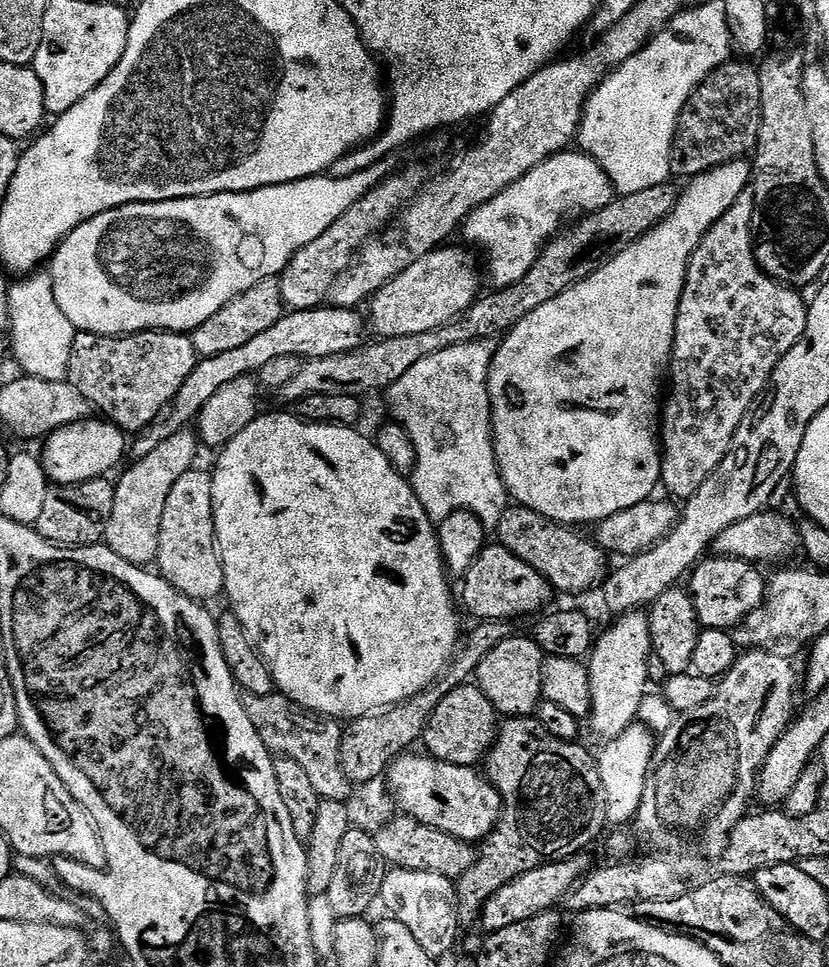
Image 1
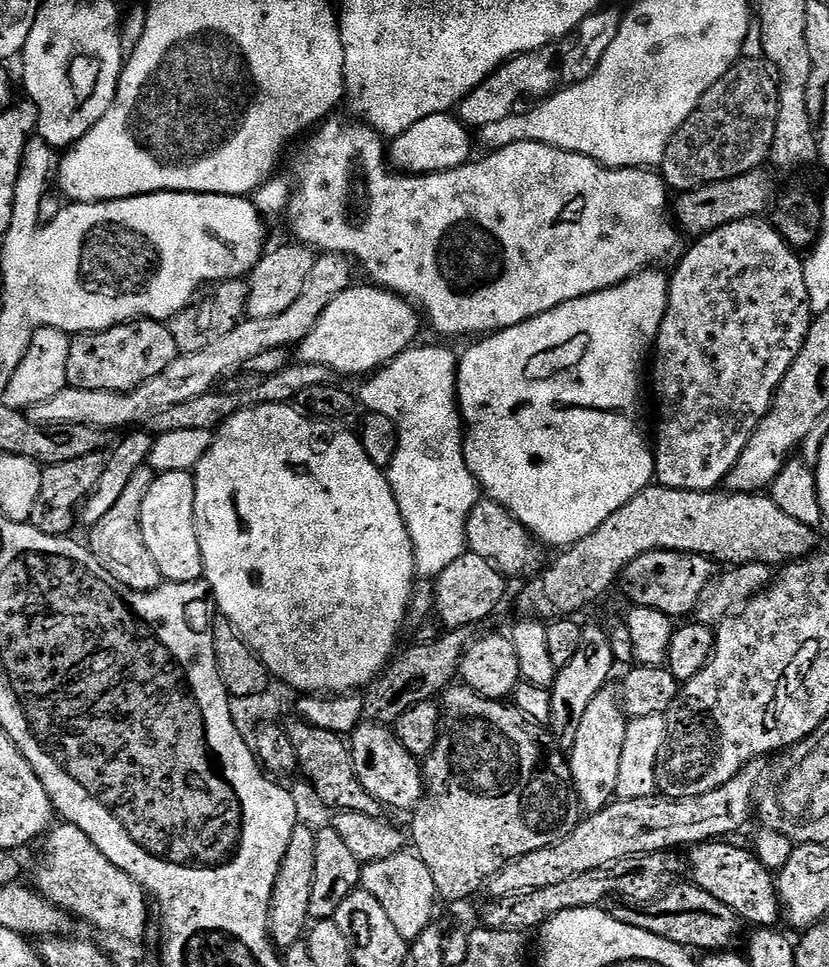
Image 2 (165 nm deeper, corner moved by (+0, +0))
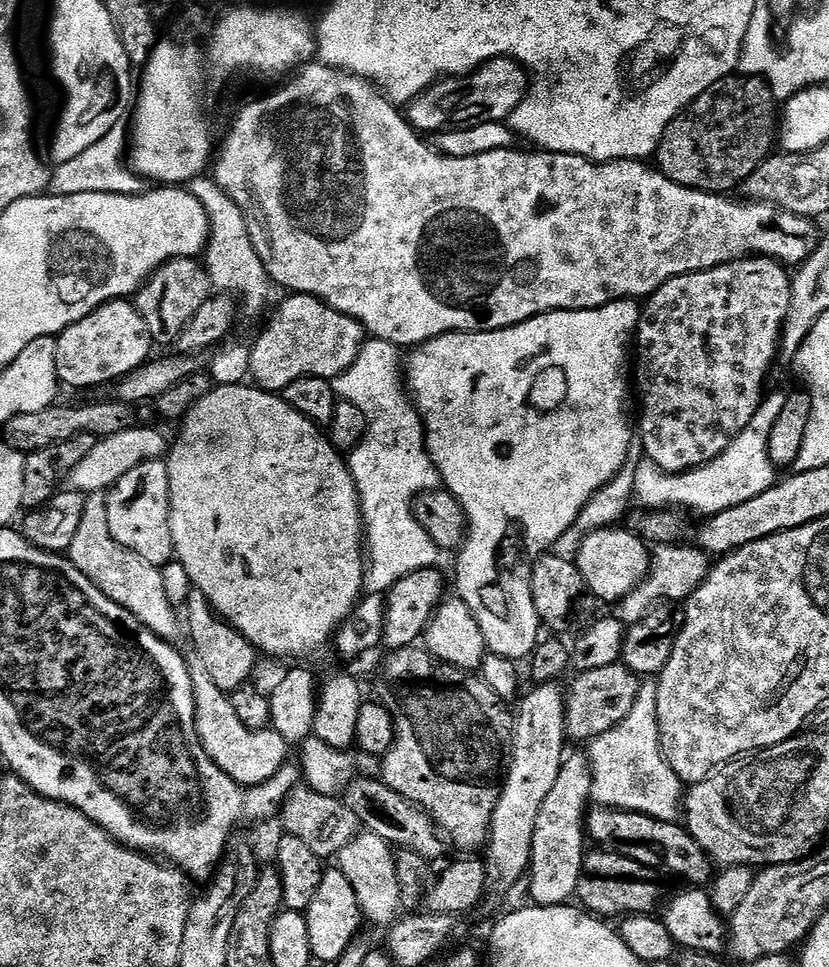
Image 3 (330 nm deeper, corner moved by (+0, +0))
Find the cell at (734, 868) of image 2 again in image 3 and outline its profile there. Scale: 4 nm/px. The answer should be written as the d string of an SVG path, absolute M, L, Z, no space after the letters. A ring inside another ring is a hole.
M596 806L587 813L586 832L591 843L593 840L594 843L609 848L609 853L632 860L657 873L669 872L672 876L681 876L682 879L689 880L689 885L704 886L713 879L713 861L688 833L687 827L671 820L655 820L637 812L621 812L615 808Z

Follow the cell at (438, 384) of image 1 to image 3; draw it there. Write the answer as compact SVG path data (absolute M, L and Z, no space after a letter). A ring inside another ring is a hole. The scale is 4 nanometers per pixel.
M370 338L365 341L364 349L358 354L358 358L352 365L349 366L342 375L336 377L332 381L332 388L336 391L337 397L343 403L353 404L358 410L362 410L362 414L368 419L368 431L365 432L363 440L351 449L350 455L347 457L346 463L350 474L356 483L356 493L360 496L360 509L362 511L362 519L364 521L364 531L366 533L366 556L370 563L366 568L366 588L372 594L387 594L391 592L393 586L402 578L406 578L410 574L414 574L423 568L435 568L438 561L436 559L442 556L441 549L437 548L436 544L430 538L430 534L426 534L424 527L416 520L414 511L414 501L416 497L424 495L426 492L435 492L441 487L440 471L434 466L434 462L428 453L428 447L424 441L424 417L415 406L413 397L410 395L409 389L406 387L405 380L406 372L402 367L402 352L396 345L386 342L385 340L377 340Z

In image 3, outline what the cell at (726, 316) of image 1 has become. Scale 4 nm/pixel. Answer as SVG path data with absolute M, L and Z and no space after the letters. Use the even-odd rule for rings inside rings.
M750 256L747 260L735 260L722 266L714 266L710 270L682 274L678 278L670 278L653 294L647 297L642 308L638 329L638 352L640 348L640 365L634 368L634 388L640 391L640 420L638 416L638 444L644 447L644 456L658 465L662 471L679 473L694 471L711 460L718 458L731 446L736 438L750 425L763 401L766 399L764 383L772 372L772 363L776 360L776 352L782 348L784 323L790 310L792 298L792 276L787 267L781 266L777 260L768 260L765 256Z

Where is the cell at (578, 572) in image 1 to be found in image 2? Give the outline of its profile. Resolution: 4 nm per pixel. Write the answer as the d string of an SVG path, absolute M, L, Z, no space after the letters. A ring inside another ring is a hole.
M481 498L474 506L474 510L470 510L464 533L468 539L467 551L478 554L478 558L486 558L486 562L493 564L498 571L504 573L505 577L531 578L546 566L545 545L541 544L531 532L527 532L512 517L511 512L490 499Z

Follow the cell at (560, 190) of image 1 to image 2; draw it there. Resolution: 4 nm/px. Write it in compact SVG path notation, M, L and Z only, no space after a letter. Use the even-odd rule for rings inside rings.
M329 118L299 145L301 148L296 156L294 191L286 207L288 224L296 235L293 237L313 250L324 254L343 254L355 261L359 267L361 264L375 287L386 288L403 296L409 304L419 309L427 323L428 320L432 323L433 330L440 336L476 338L481 334L498 332L501 328L513 328L514 325L526 322L538 314L546 314L562 306L562 302L570 302L574 298L613 288L642 271L664 266L660 264L666 263L667 260L679 261L686 251L682 233L676 227L673 213L670 211L669 189L659 171L647 168L607 168L606 165L594 162L582 154L574 154L533 140L519 140L505 148L489 151L490 154L485 160L476 158L454 170L405 174L393 169L386 155L385 137L363 122L355 123L347 124L344 120Z

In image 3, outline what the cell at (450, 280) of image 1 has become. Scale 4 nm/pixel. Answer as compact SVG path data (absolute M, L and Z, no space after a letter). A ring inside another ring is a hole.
M292 294L280 304L280 310L272 329L250 348L250 376L266 392L283 393L292 382L298 382L307 376L317 376L323 380L335 380L358 358L364 349L366 333L363 326L354 318L334 310L317 296Z

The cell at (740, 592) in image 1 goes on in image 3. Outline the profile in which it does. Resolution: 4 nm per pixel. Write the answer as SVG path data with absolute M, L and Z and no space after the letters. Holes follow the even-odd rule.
M613 526L589 532L580 541L580 549L574 555L576 568L582 574L589 593L609 606L619 604L622 598L636 591L652 570L652 554L649 545L639 535L627 532L623 526Z

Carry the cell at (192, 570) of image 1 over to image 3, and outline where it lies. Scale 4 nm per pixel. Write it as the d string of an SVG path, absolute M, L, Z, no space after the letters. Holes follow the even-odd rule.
M163 459L153 460L151 464L124 476L116 483L116 487L107 493L106 503L110 534L114 534L122 547L138 554L138 558L150 562L158 569L173 563L176 543L170 526L170 478L167 463Z

